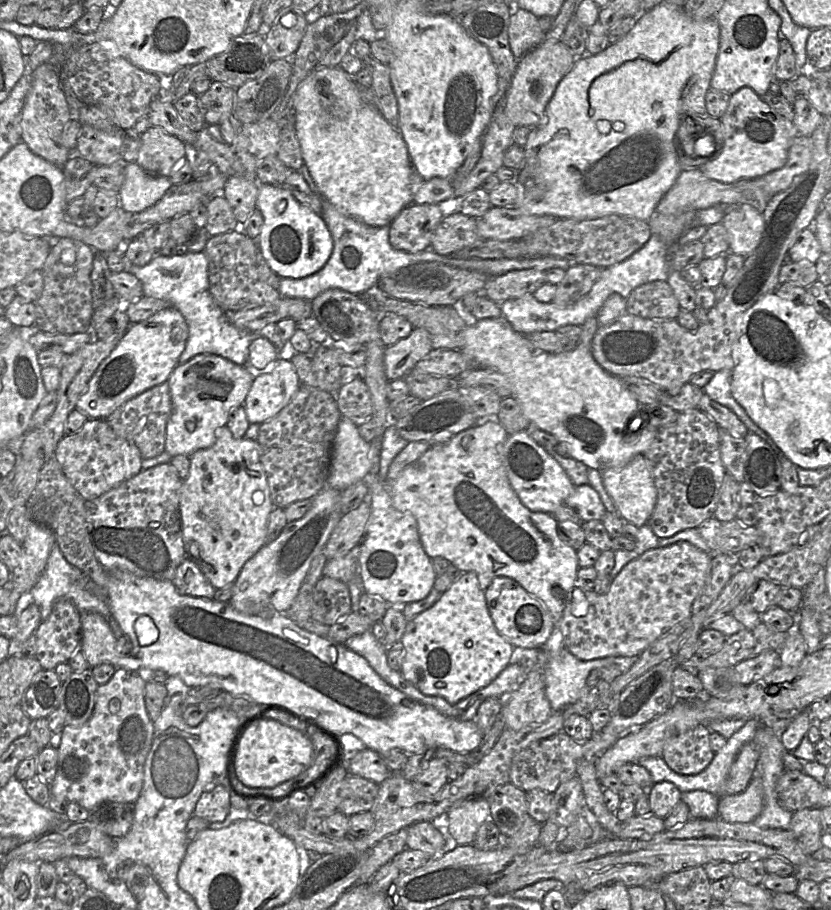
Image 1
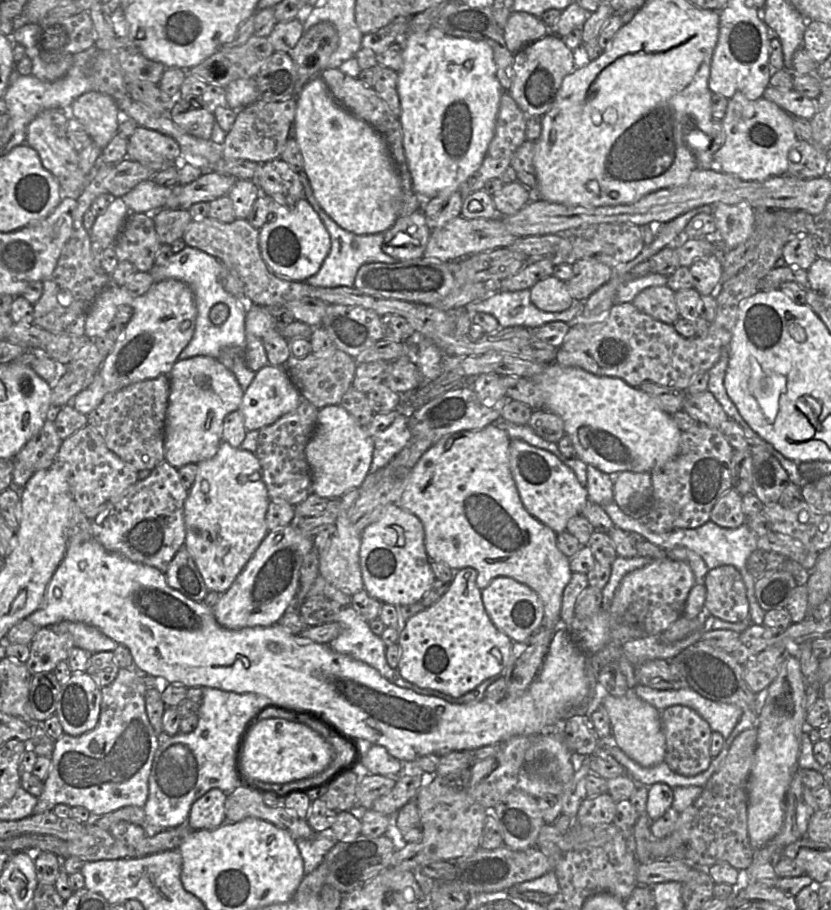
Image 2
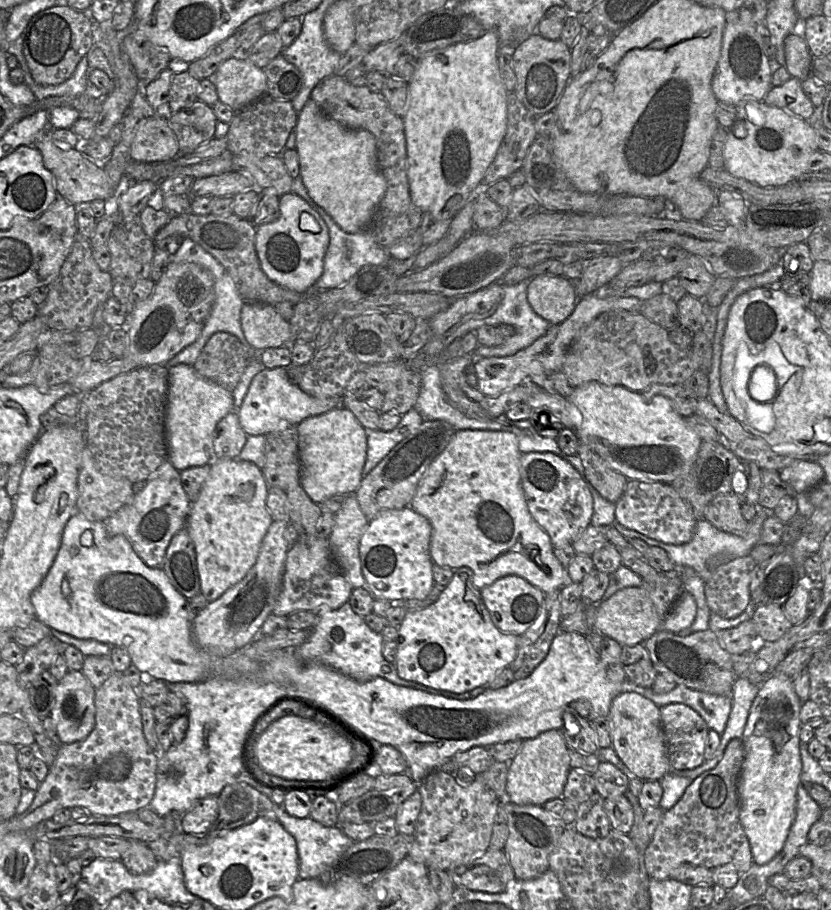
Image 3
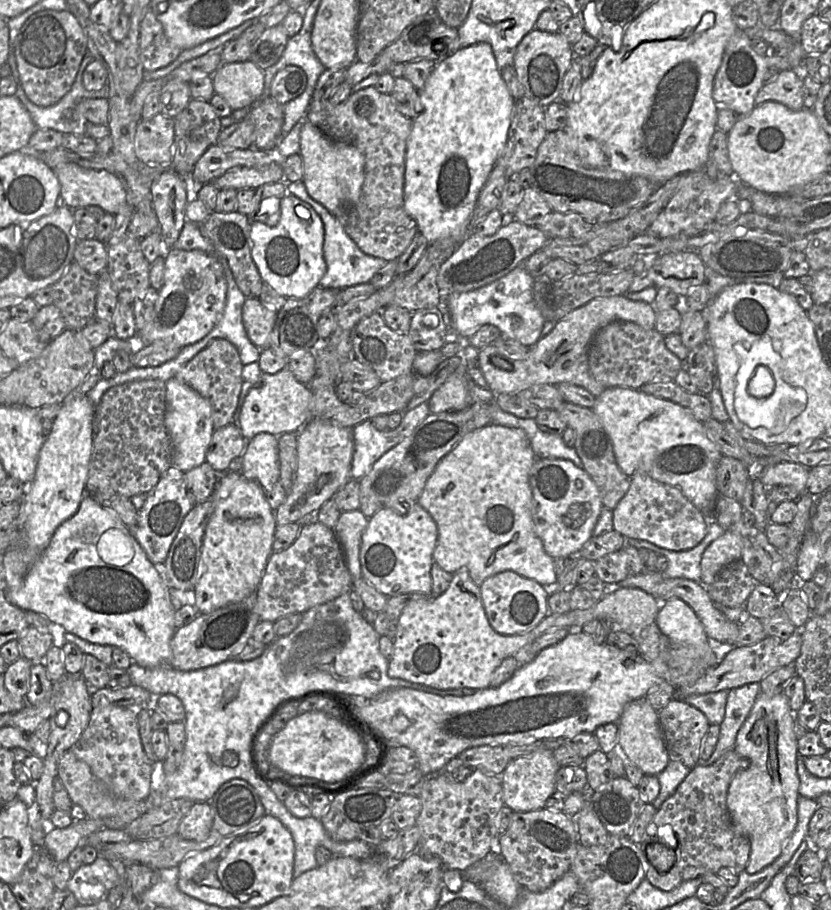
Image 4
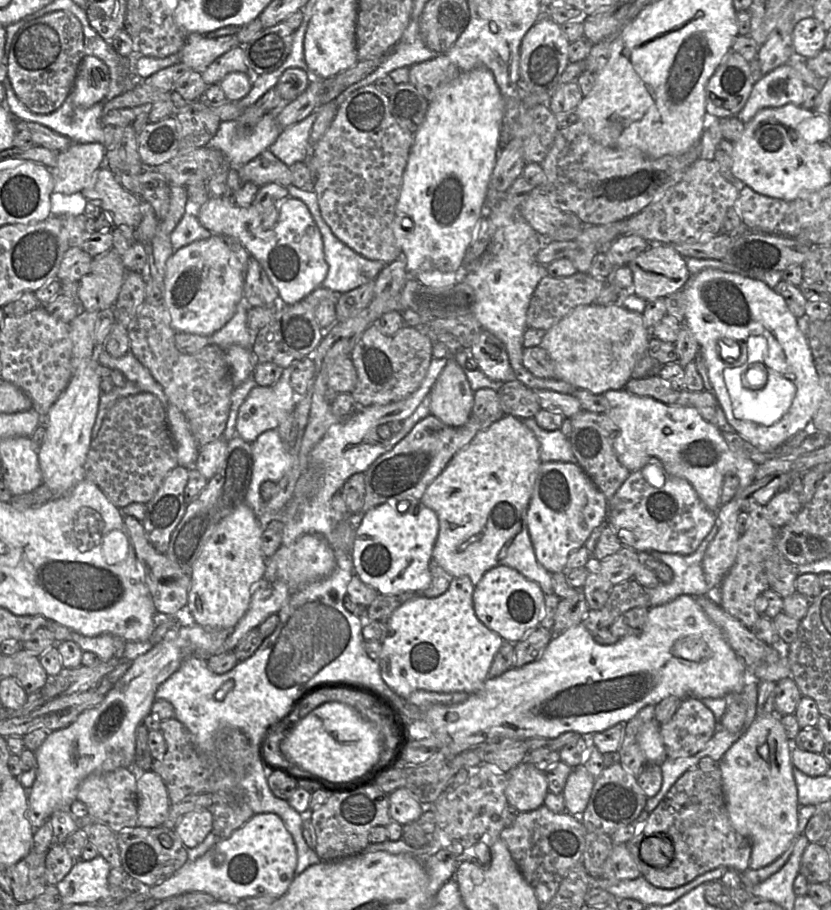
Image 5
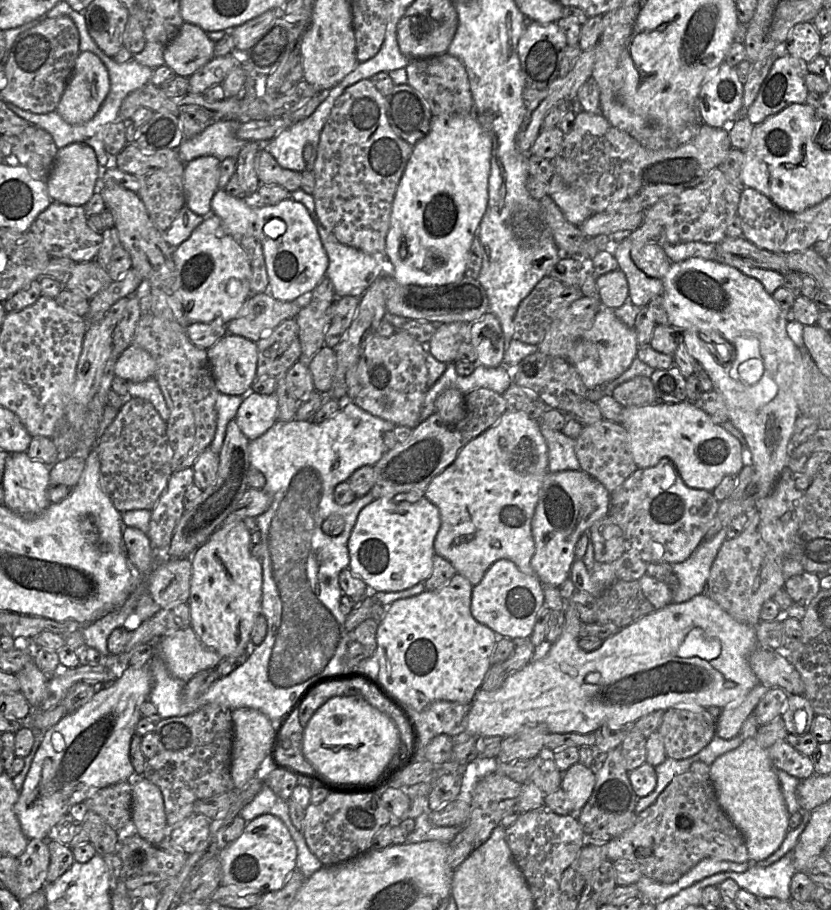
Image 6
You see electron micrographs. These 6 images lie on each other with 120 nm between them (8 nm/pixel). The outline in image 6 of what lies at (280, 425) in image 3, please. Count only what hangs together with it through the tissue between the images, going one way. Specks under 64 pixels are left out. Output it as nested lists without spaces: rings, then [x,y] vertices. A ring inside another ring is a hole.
[[[249,394],[239,406],[235,419],[248,440],[259,438],[278,420],[277,395]]]

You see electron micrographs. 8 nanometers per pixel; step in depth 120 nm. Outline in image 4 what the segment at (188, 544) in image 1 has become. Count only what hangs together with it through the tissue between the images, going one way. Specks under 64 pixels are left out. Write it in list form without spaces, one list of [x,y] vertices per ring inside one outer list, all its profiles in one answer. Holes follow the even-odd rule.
[[[227,471],[219,473],[219,479],[211,496],[214,509],[206,525],[199,564],[199,579],[192,591],[194,605],[199,614],[208,614],[232,603],[237,603],[257,592],[265,567],[273,550],[276,529],[274,510],[269,506],[264,489],[242,473]]]

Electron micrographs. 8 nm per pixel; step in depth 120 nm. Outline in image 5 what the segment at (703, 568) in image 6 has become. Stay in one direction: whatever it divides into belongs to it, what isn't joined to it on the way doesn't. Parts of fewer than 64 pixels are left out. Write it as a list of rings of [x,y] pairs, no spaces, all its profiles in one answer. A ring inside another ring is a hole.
[[[714,525],[696,551],[690,555],[649,552],[654,559],[668,565],[673,572],[673,579],[670,583],[659,583],[654,588],[645,588],[650,606],[655,607],[666,604],[681,595],[698,597],[707,594],[708,586],[702,561],[705,551],[718,533],[718,529],[718,526]]]

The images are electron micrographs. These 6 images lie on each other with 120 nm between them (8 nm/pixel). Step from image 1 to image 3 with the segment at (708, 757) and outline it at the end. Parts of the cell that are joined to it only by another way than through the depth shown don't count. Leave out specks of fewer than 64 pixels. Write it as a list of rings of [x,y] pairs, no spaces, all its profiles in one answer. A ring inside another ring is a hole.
[[[670,703],[660,709],[666,753],[672,770],[692,770],[705,762],[709,728],[691,707]]]

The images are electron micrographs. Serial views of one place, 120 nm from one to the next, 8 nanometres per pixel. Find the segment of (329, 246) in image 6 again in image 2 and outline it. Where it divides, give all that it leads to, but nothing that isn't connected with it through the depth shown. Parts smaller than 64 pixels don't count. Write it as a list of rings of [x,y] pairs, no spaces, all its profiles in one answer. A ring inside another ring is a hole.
[[[304,169],[298,173],[299,179],[304,187],[305,199],[310,203],[314,211],[319,215],[331,239],[331,249],[325,258],[319,271],[306,280],[307,284],[314,287],[333,288],[333,287],[353,287],[356,274],[359,268],[368,263],[393,264],[398,262],[396,259],[385,254],[382,250],[384,233],[368,235],[357,235],[348,232],[337,225],[322,209],[313,194],[310,182]]]

